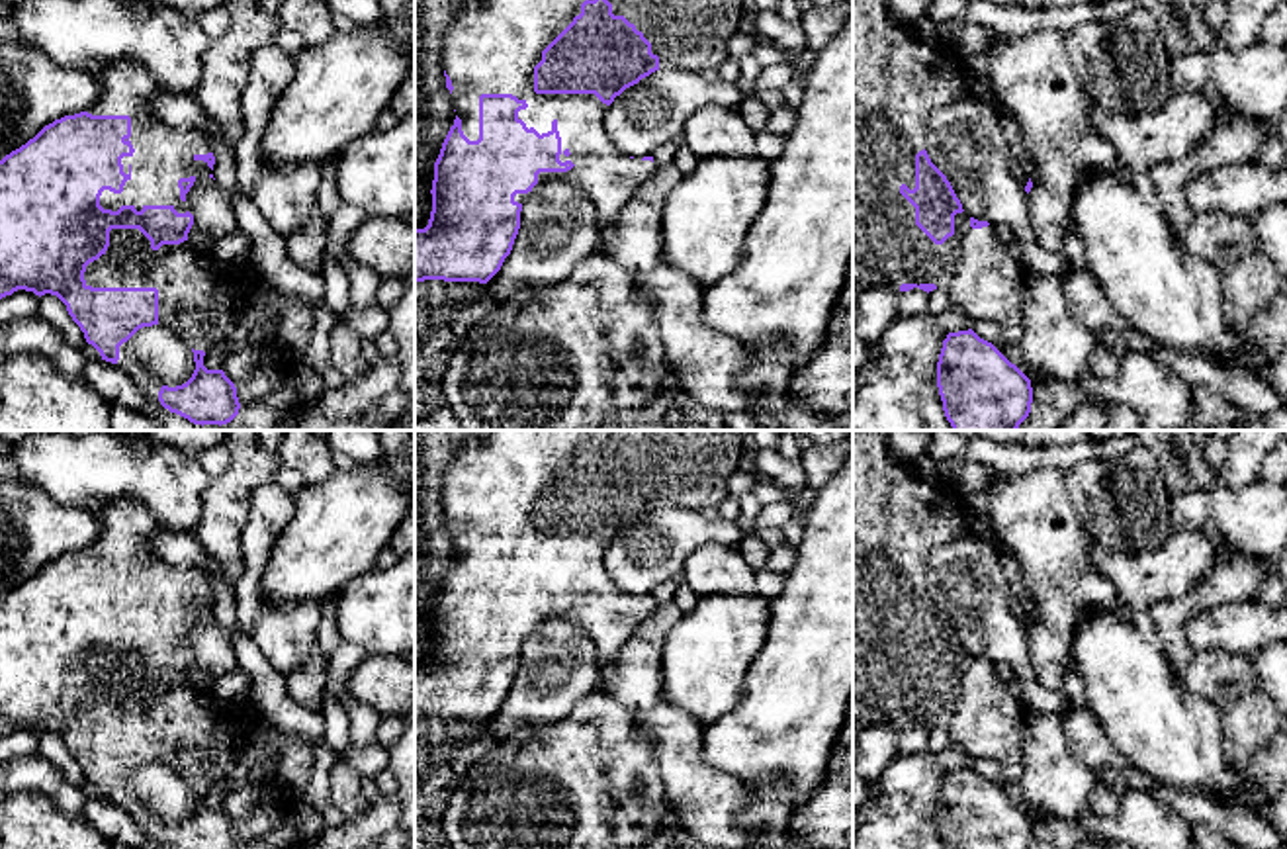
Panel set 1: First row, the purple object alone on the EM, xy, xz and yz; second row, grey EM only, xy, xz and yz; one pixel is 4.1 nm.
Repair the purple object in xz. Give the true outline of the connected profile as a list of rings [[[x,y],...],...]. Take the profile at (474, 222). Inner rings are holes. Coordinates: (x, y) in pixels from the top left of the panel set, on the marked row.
[[[466,0],[442,37],[442,65],[446,88],[452,94],[456,119],[450,127],[440,155],[434,162],[432,211],[424,229],[415,229],[415,344],[421,346],[436,327],[450,327],[456,305],[475,301],[483,286],[501,270],[510,254],[520,229],[520,211],[530,196],[548,180],[563,180],[581,190],[597,207],[600,229],[610,225],[634,192],[649,180],[657,164],[653,156],[634,158],[622,155],[610,141],[602,119],[606,108],[626,88],[638,84],[655,70],[696,70],[720,68],[730,57],[730,39],[749,25],[743,20],[743,0]]]

